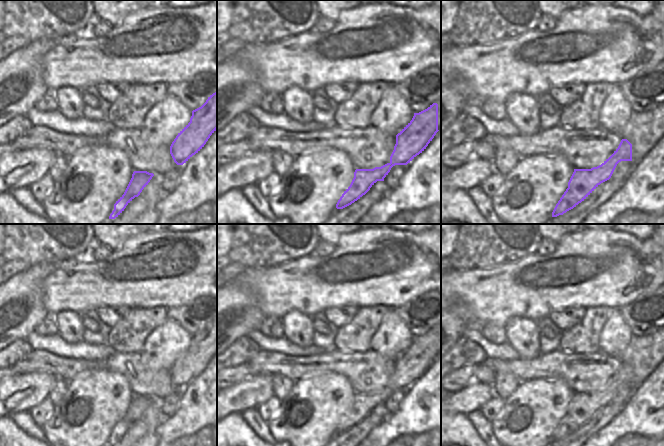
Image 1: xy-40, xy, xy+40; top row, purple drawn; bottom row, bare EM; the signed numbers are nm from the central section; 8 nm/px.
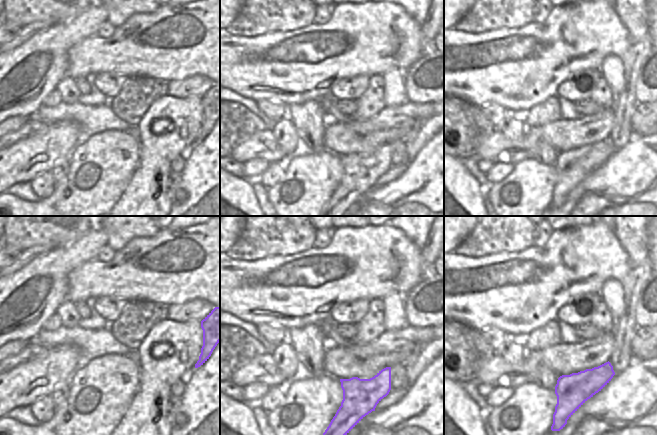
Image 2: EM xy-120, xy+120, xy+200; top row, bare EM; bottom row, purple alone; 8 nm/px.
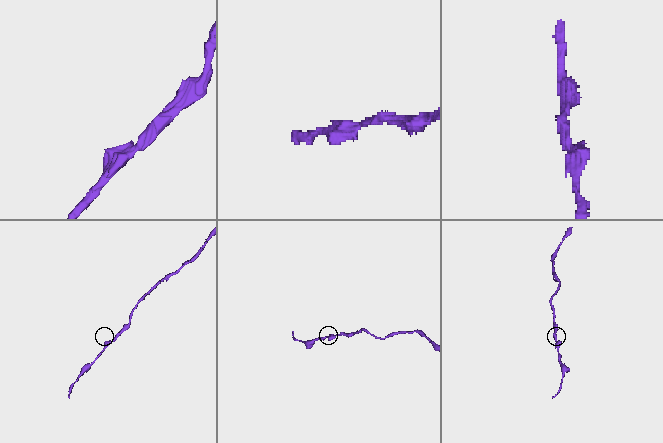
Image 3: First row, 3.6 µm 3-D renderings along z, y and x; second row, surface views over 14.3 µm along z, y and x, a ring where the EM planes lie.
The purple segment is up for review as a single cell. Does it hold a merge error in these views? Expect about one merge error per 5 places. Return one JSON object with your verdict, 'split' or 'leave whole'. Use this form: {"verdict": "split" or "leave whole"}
{"verdict": "leave whole"}

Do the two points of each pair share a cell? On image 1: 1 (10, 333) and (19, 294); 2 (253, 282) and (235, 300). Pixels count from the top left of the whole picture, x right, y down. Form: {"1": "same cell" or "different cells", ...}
{"1": "same cell", "2": "different cells"}

